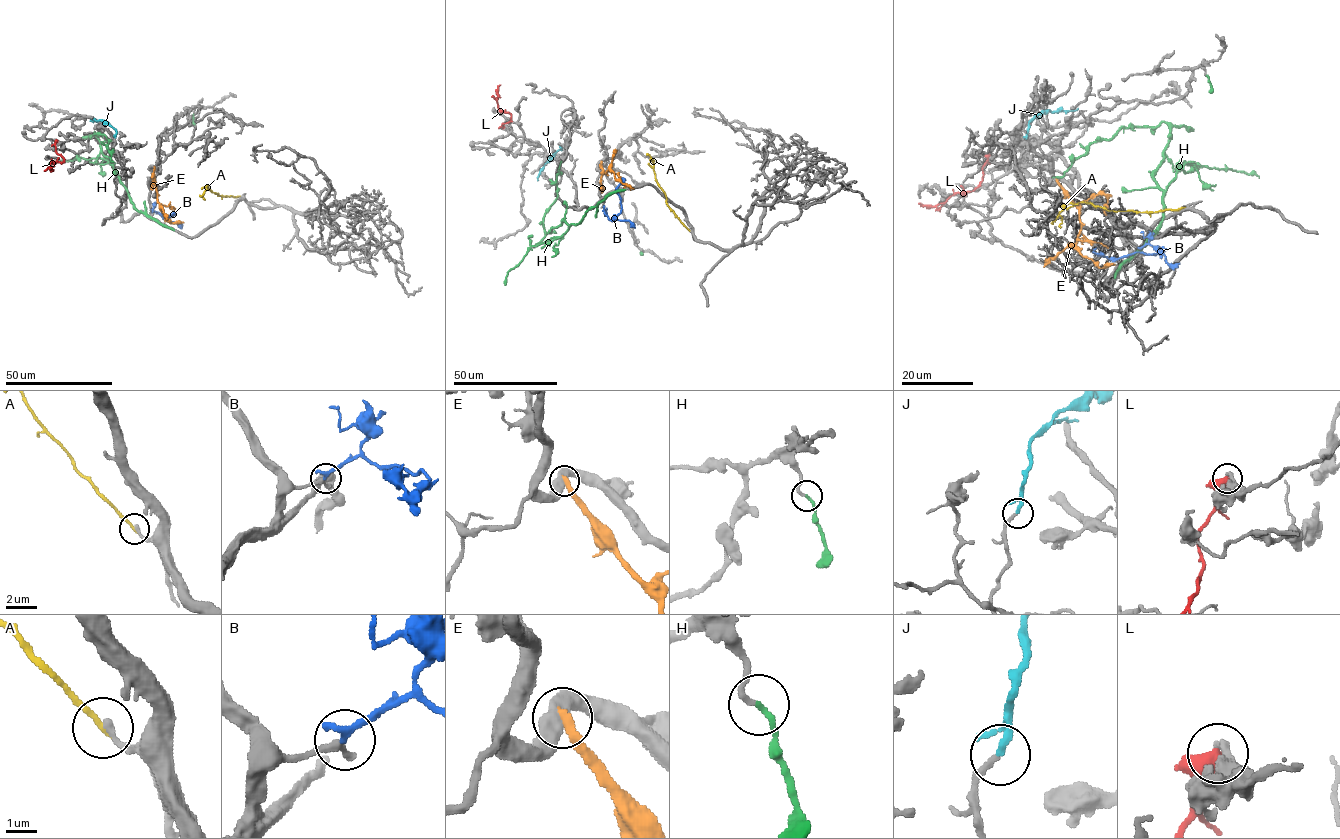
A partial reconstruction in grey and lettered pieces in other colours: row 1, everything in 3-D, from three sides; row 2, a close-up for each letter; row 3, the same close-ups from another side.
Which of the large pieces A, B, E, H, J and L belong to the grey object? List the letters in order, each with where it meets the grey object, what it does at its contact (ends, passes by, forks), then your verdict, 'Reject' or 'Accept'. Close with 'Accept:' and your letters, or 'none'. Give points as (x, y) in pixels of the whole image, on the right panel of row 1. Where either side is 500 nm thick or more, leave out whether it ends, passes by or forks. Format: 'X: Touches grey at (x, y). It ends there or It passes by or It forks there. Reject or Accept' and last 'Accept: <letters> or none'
A: Touches grey at (1183, 207). It ends there. Reject
B: Touches grey at (1140, 249). It ends there. Accept
E: Touches grey at (1057, 180). Reject
H: Touches grey at (1207, 75). It ends there. Reject
J: Touches grey at (1026, 139). It ends there. Accept
L: Touches grey at (989, 154). It passes by. Reject
Accept: B, J

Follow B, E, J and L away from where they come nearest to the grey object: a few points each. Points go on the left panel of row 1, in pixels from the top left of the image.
B: (151, 212), (170, 215), (167, 218), (175, 211)
E: (154, 167), (160, 209), (169, 222), (183, 222)
J: (115, 137), (116, 131), (108, 122), (90, 119)
L: (56, 140), (56, 152), (64, 162), (51, 161), (50, 168), (54, 166)

